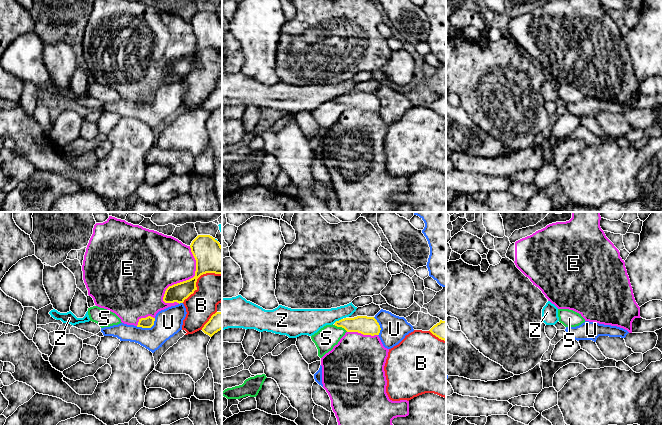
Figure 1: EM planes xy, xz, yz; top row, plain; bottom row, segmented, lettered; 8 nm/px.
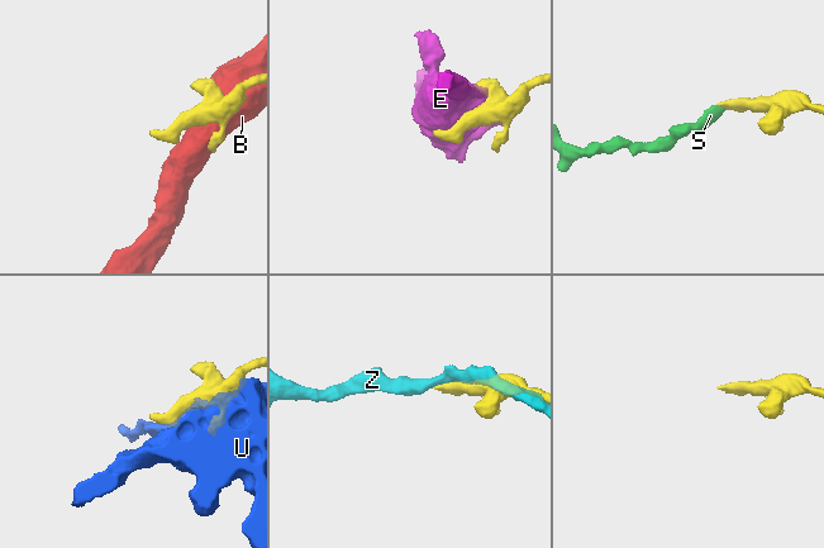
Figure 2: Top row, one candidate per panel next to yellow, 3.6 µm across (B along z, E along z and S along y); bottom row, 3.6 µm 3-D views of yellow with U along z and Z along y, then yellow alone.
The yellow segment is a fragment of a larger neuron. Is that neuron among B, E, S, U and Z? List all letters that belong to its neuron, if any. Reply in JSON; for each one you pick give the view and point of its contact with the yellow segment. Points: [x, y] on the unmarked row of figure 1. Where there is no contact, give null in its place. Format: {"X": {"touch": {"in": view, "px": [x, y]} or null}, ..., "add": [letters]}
{"S": {"touch": {"in": "xz", "px": [341, 102]}}, "add": ["S"]}

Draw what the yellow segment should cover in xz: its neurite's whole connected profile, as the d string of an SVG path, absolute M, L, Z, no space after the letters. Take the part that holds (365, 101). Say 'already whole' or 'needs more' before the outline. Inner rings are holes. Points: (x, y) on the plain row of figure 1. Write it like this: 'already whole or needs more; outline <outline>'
needs more; outline M357 92L336 97L333 101L326 101L311 112L318 125L318 132L322 134L331 127L346 108L358 108L363 111L379 111L380 101L374 93Z

